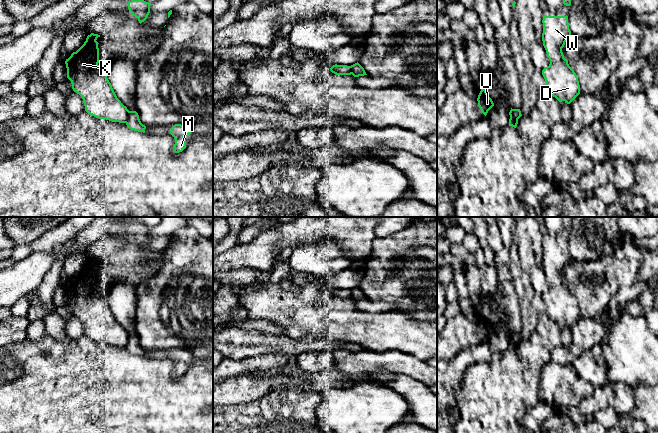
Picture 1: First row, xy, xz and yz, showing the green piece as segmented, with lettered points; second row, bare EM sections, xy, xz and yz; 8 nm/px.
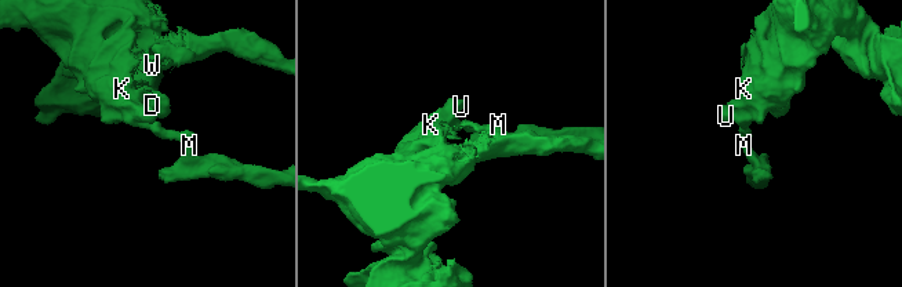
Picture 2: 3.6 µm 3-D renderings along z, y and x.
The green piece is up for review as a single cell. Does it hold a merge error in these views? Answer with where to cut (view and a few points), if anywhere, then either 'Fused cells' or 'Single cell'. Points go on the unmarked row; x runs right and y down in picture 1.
Split along xy (129, 335), (128, 341), (124, 346). Fused cells

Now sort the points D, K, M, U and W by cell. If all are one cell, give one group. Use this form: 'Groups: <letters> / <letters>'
Groups: D K U W / M

